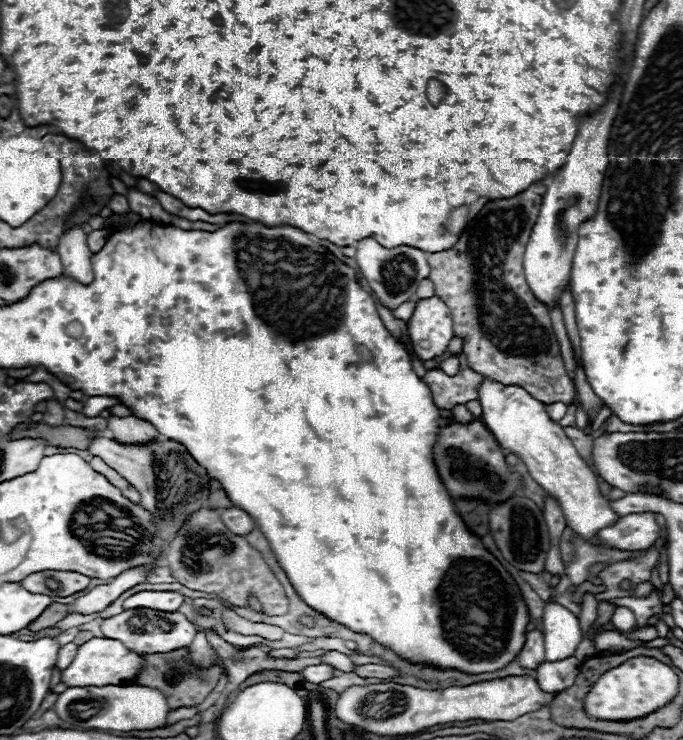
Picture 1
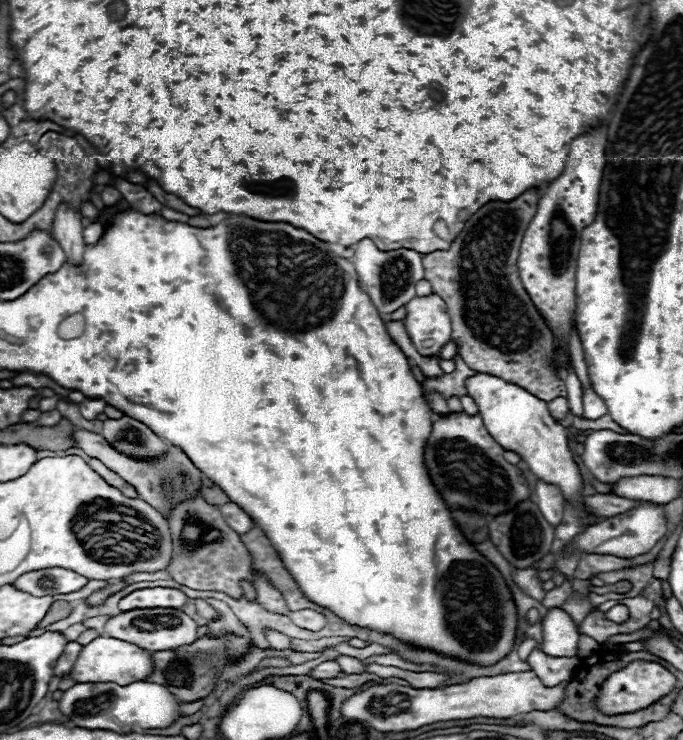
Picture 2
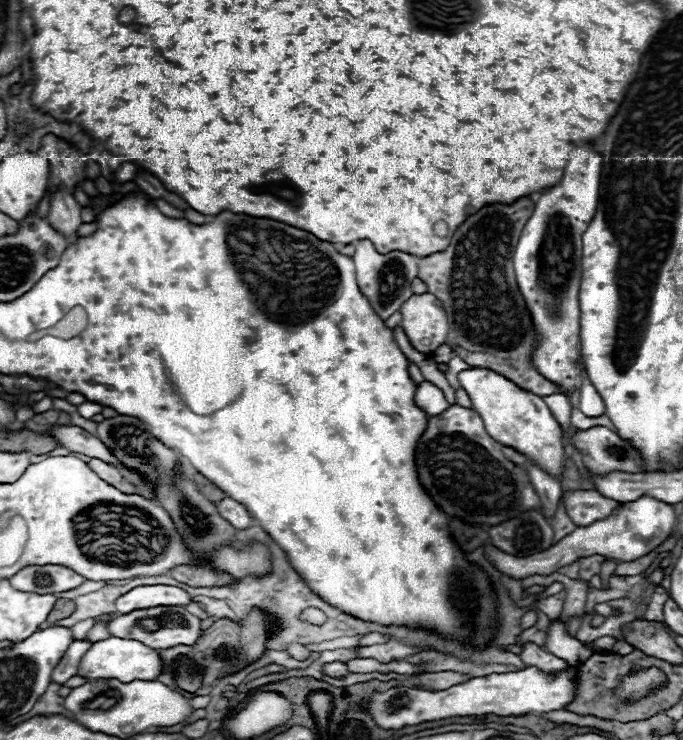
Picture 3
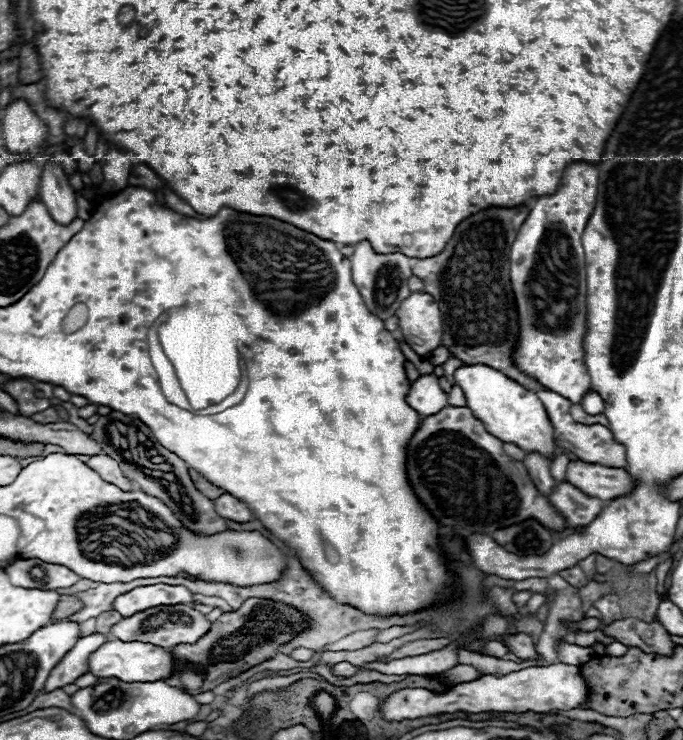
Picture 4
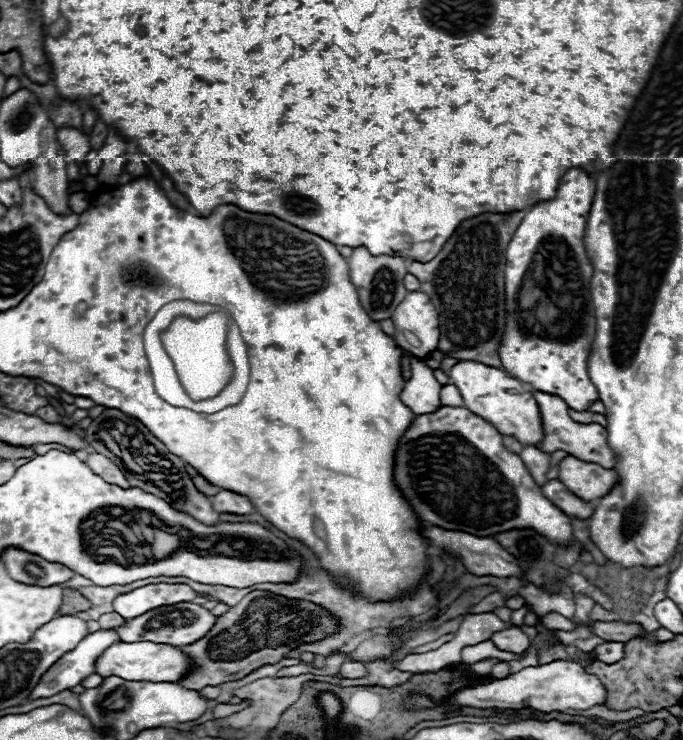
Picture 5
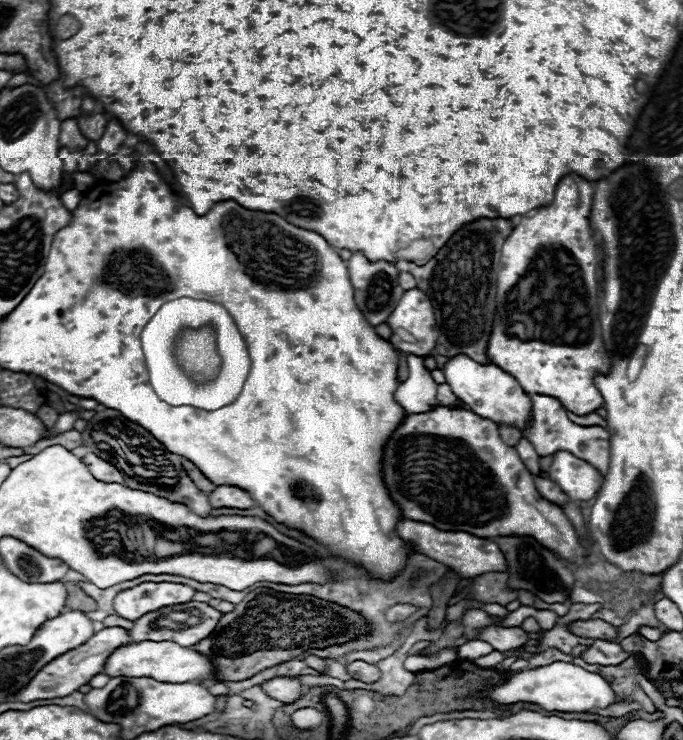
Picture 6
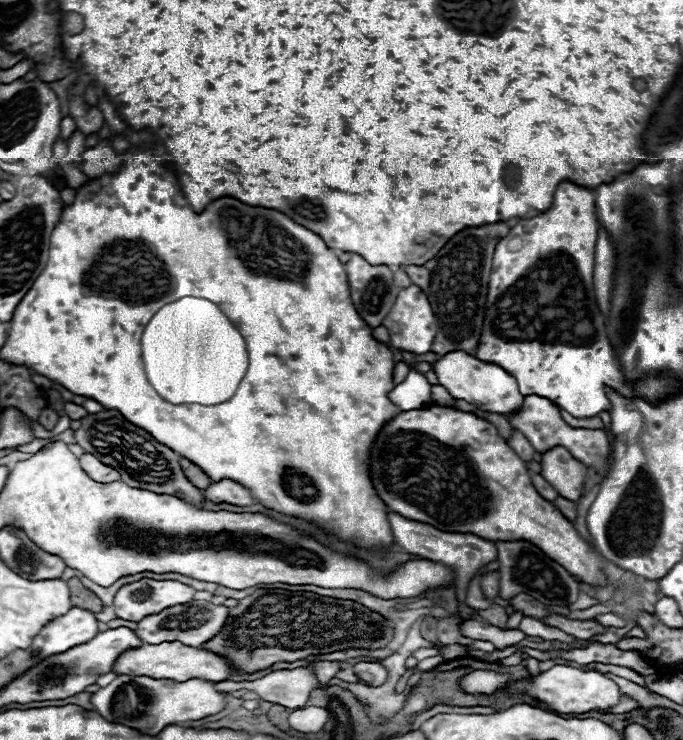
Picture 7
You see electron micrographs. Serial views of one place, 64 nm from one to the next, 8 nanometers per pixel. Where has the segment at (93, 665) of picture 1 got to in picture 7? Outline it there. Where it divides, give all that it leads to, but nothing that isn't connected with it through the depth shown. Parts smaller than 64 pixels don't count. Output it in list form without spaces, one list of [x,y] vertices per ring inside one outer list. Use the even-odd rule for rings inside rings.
[[[180,642],[142,644],[138,648],[130,648],[116,658],[112,672],[128,674],[128,676],[150,676],[156,680],[164,678],[164,680],[176,680],[176,682],[186,682],[190,678],[204,678],[210,682],[222,682],[232,676],[232,668],[220,656],[208,654],[208,650],[184,646]]]

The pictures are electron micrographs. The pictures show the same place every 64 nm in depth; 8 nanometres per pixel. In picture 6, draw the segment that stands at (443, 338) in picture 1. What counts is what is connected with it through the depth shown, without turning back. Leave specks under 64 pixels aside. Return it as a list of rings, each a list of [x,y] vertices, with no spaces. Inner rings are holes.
[[[418,288],[404,292],[404,298],[400,298],[396,310],[388,316],[388,326],[392,328],[392,346],[406,354],[424,358],[436,348],[434,308],[430,298]]]

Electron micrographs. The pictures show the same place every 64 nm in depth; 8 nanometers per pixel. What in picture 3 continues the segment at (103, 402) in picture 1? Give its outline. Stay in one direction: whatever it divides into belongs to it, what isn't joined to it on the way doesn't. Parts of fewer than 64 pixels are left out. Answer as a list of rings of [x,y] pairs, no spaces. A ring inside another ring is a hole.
[[[84,402],[84,404],[78,406],[78,412],[80,412],[80,416],[84,416],[84,418],[92,418],[94,414],[100,414],[102,408],[104,408],[104,406],[98,404],[98,402]]]

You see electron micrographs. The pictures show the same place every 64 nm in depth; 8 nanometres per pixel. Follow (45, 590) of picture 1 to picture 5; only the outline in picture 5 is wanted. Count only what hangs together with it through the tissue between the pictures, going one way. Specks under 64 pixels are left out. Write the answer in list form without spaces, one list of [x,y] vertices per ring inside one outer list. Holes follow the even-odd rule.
[[[14,546],[2,552],[2,562],[12,580],[30,584],[30,586],[66,584],[74,576],[74,572],[68,570],[66,566],[44,562],[44,558],[36,554],[24,554],[22,550],[16,550]]]

